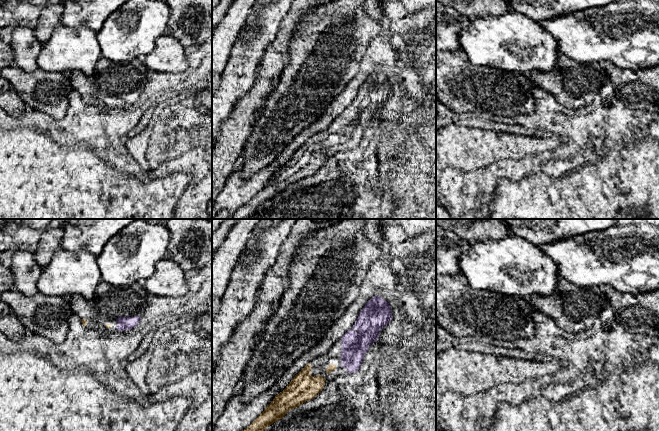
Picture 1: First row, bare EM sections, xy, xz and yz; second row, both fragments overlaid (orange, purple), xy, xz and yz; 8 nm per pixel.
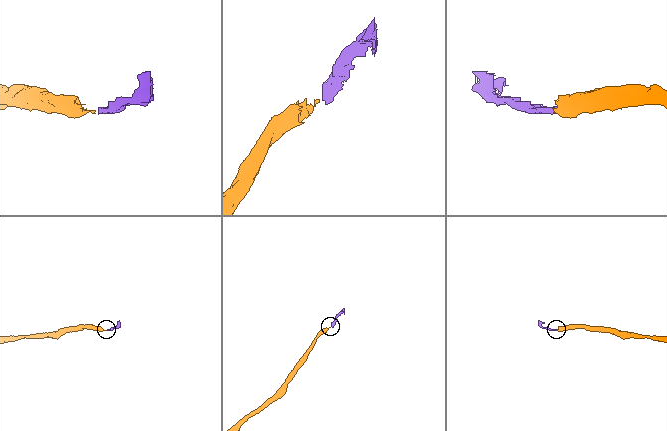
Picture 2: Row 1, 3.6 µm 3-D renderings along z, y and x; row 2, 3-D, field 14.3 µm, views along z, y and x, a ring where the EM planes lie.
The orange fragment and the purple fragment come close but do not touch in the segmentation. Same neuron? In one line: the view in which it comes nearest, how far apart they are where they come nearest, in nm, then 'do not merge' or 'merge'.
xz | 50 nm | merge

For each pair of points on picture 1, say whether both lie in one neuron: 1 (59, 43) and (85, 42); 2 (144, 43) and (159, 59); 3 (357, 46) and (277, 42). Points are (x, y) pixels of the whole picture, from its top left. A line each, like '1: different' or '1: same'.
1: same
2: different
3: different

